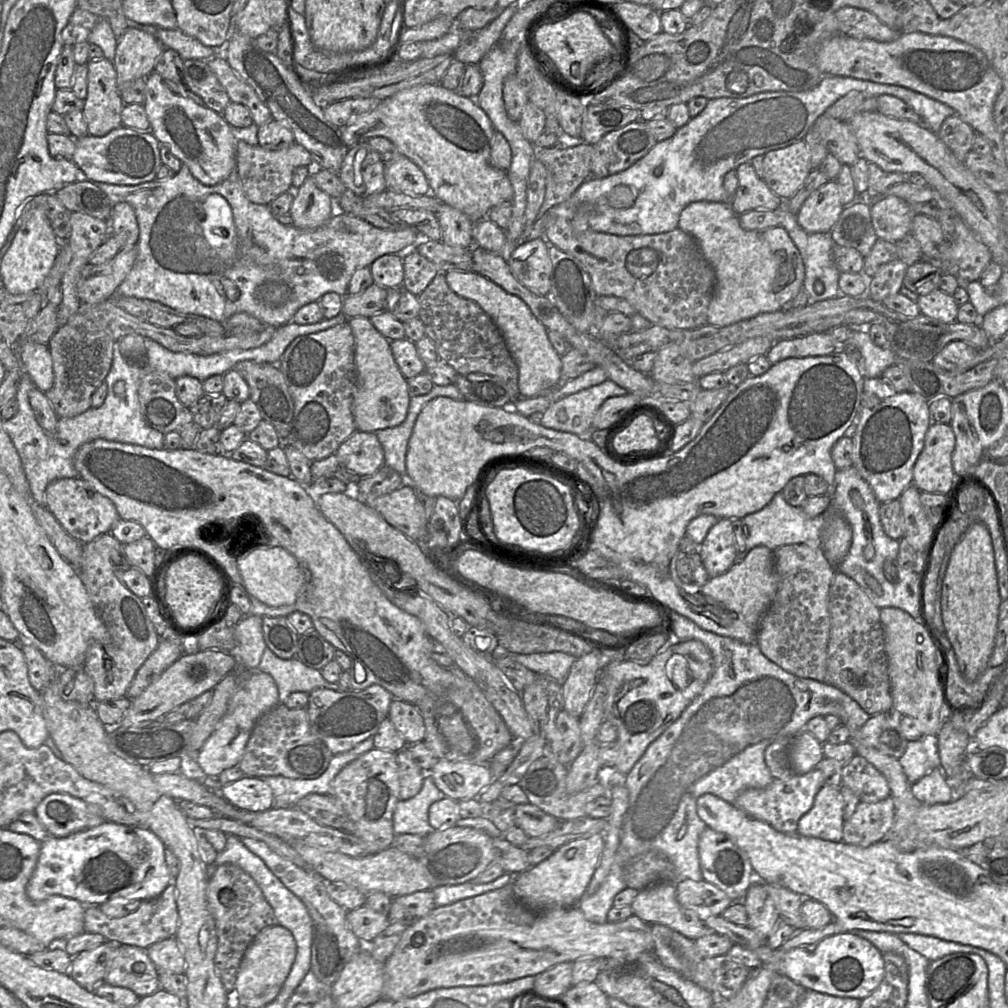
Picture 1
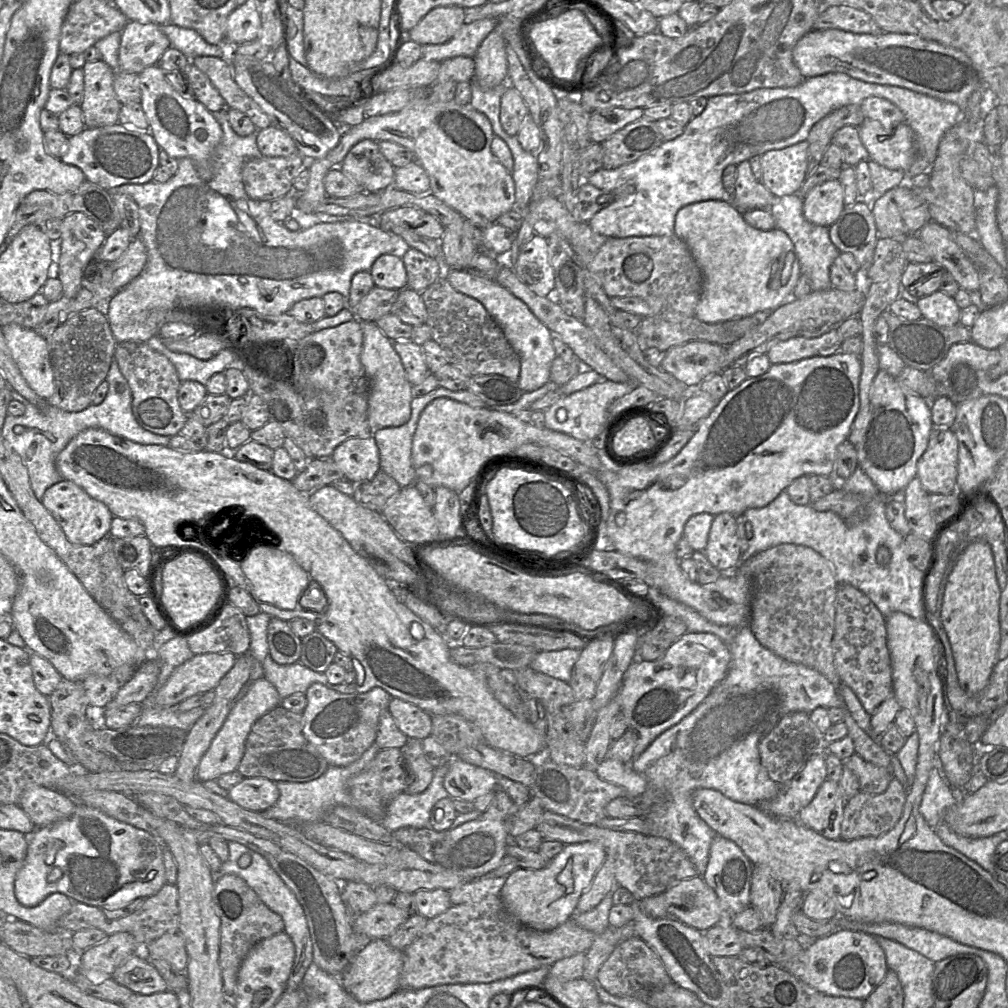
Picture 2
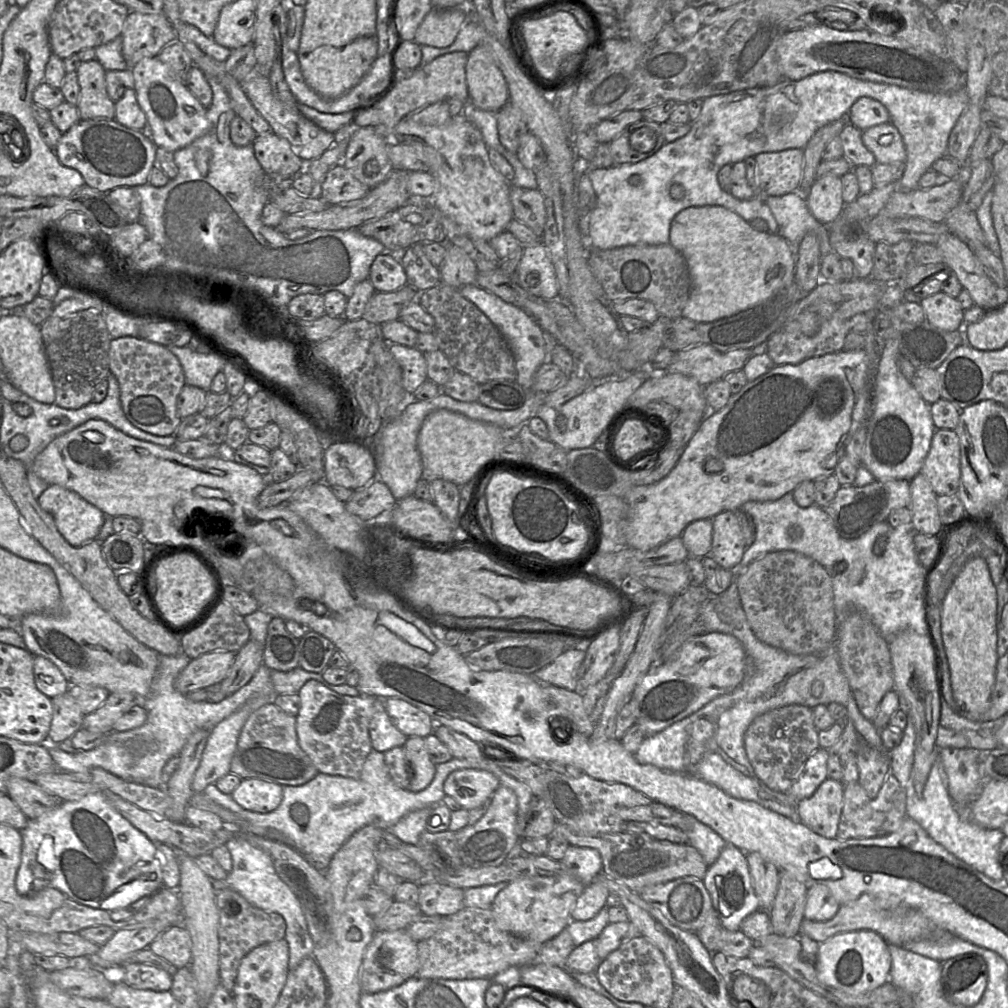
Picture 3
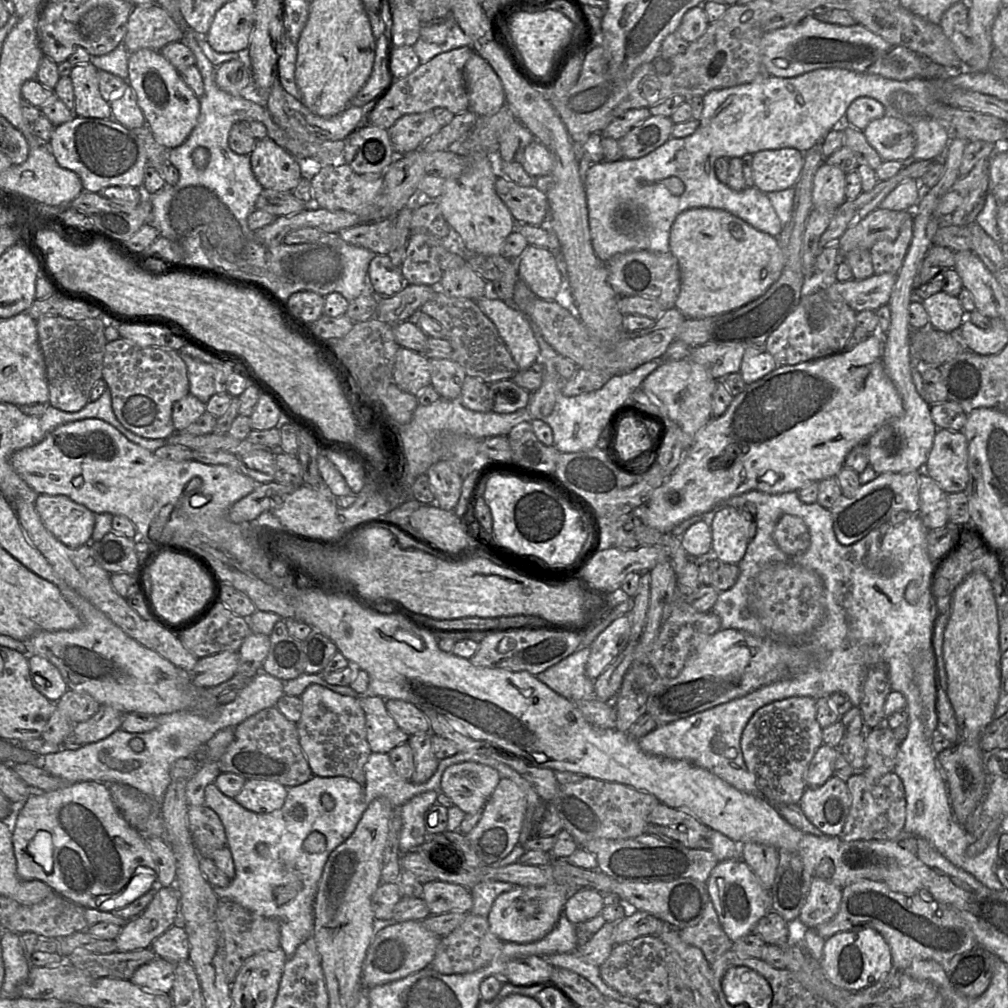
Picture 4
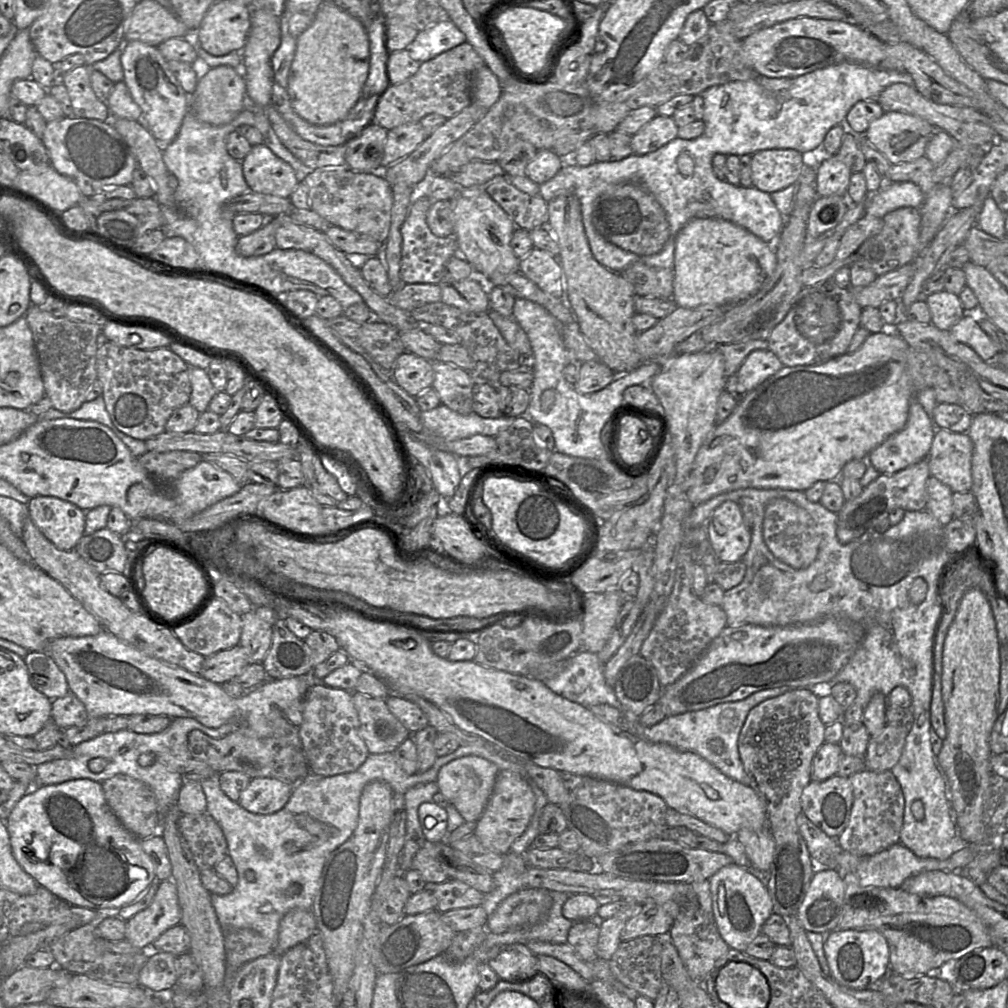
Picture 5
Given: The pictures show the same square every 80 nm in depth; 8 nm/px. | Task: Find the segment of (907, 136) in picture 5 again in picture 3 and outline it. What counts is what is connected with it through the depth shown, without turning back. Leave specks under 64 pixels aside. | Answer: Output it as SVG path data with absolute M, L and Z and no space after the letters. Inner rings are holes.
M892 123L874 125L862 131L862 141L877 163L905 163L906 148L899 130Z

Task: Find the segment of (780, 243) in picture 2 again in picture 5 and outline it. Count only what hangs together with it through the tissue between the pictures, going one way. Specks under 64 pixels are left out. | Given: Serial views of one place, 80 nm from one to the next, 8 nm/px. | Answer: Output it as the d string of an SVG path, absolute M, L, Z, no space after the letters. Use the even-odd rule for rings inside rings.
M699 218L689 221L677 234L674 253L673 301L678 307L736 304L753 296L777 265L773 243L766 243L748 230L721 218Z

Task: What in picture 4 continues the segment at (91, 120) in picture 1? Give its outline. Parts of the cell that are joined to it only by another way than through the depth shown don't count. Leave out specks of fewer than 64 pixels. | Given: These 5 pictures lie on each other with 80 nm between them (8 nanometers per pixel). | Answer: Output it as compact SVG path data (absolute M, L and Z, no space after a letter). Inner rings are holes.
M88 62L73 66L69 77L75 96L75 116L112 119L110 102L100 94L98 69L93 64Z

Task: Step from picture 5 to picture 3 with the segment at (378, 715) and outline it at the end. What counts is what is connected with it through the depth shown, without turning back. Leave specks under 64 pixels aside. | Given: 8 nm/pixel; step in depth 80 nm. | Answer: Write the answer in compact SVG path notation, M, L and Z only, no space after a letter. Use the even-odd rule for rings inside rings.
M377 699L373 705L373 714L369 722L369 736L372 749L382 753L394 747L403 747L408 738L396 727L381 699Z

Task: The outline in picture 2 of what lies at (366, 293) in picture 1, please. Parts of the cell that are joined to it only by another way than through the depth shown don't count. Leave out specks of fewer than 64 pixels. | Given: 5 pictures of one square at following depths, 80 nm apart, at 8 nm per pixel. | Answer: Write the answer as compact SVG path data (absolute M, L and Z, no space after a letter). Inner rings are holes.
M374 286L362 300L352 308L354 317L360 321L376 322L391 313L398 291Z

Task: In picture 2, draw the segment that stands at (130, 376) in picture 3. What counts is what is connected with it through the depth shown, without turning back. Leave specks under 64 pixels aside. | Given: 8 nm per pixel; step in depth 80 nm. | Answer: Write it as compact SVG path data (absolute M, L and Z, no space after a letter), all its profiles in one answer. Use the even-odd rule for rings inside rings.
M146 342L117 343L114 352L114 359L117 361L119 369L131 389L132 412L139 425L145 430L163 436L171 437L180 433L188 419L189 414L182 410L178 402L178 390L181 380L178 377L176 368L170 360L163 354L151 349Z

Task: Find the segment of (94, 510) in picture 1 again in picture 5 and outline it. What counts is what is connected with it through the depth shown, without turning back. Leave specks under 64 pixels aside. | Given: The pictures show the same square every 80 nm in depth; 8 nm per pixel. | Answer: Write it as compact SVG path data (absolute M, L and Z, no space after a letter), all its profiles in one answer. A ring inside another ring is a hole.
M52 496L31 498L27 506L29 517L49 541L60 550L75 550L84 535L84 510Z

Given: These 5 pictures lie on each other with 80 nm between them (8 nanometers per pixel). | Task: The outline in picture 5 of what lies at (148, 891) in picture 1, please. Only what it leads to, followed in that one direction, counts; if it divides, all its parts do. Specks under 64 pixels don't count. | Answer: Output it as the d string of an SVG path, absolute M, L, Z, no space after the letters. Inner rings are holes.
M75 779L32 788L16 804L5 822L13 855L21 868L40 887L72 905L111 914L135 902L156 881L151 858L143 851L140 840L124 828L108 806L99 782Z

